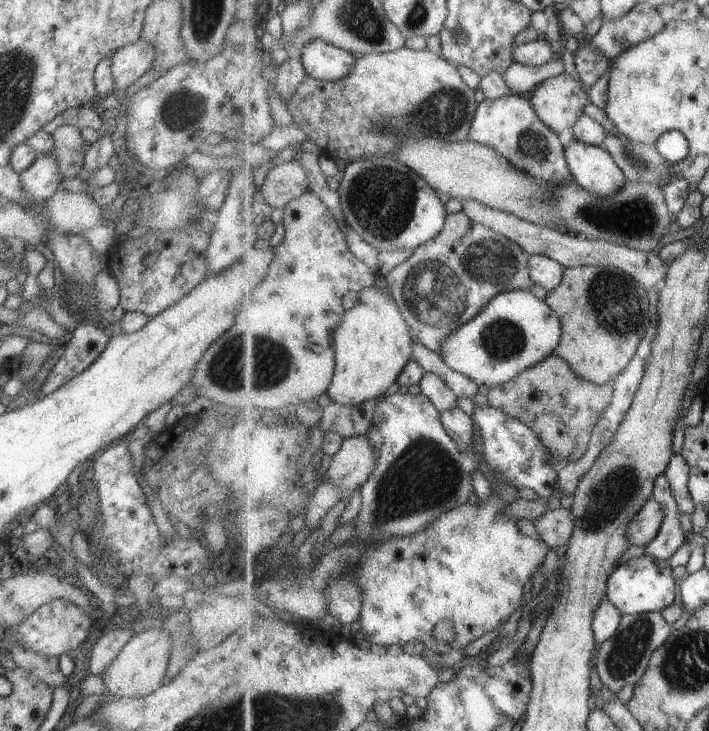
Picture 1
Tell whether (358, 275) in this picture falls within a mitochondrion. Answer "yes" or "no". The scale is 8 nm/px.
no

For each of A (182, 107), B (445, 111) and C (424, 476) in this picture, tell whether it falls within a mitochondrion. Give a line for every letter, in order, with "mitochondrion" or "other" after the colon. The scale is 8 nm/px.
A: mitochondrion
B: mitochondrion
C: mitochondrion

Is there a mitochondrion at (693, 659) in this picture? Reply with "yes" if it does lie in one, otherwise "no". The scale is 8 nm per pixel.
yes

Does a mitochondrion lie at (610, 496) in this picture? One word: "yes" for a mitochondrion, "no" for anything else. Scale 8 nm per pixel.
yes

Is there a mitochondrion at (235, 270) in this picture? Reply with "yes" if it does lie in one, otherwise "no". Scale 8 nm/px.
no

